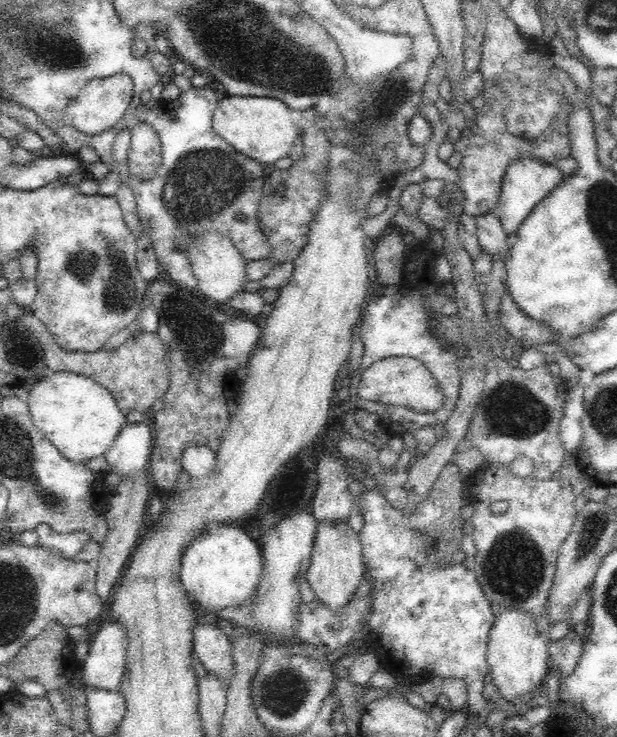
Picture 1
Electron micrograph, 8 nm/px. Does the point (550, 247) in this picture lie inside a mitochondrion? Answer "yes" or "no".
no

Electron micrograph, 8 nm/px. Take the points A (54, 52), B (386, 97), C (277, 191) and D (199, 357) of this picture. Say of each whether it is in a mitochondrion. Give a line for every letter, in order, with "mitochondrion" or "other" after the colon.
A: mitochondrion
B: mitochondrion
C: mitochondrion
D: mitochondrion

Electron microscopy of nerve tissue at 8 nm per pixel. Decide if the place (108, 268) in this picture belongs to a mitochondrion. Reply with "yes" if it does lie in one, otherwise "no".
yes

